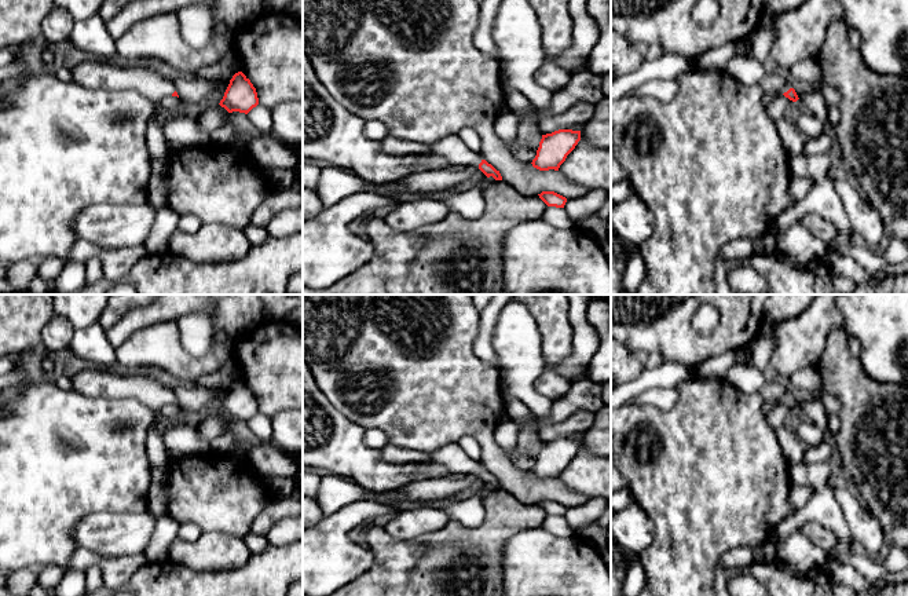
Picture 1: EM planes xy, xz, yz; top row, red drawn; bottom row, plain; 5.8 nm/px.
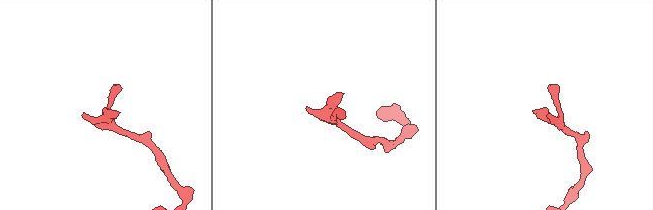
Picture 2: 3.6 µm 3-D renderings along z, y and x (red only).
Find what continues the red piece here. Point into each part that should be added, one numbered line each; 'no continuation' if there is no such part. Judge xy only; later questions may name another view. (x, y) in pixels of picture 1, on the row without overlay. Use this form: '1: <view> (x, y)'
1: xy (103, 381)

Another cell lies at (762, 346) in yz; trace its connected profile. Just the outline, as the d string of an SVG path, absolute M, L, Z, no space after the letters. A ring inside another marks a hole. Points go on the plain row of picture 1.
M764 319L757 336L751 341L751 356L748 365L757 370L764 372L766 366L770 363L776 340L775 340L775 329L781 322L770 322L769 319Z

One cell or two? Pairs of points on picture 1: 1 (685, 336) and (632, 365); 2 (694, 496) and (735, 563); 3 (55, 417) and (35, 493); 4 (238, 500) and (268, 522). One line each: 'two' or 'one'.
1: two
2: two
3: one
4: two

